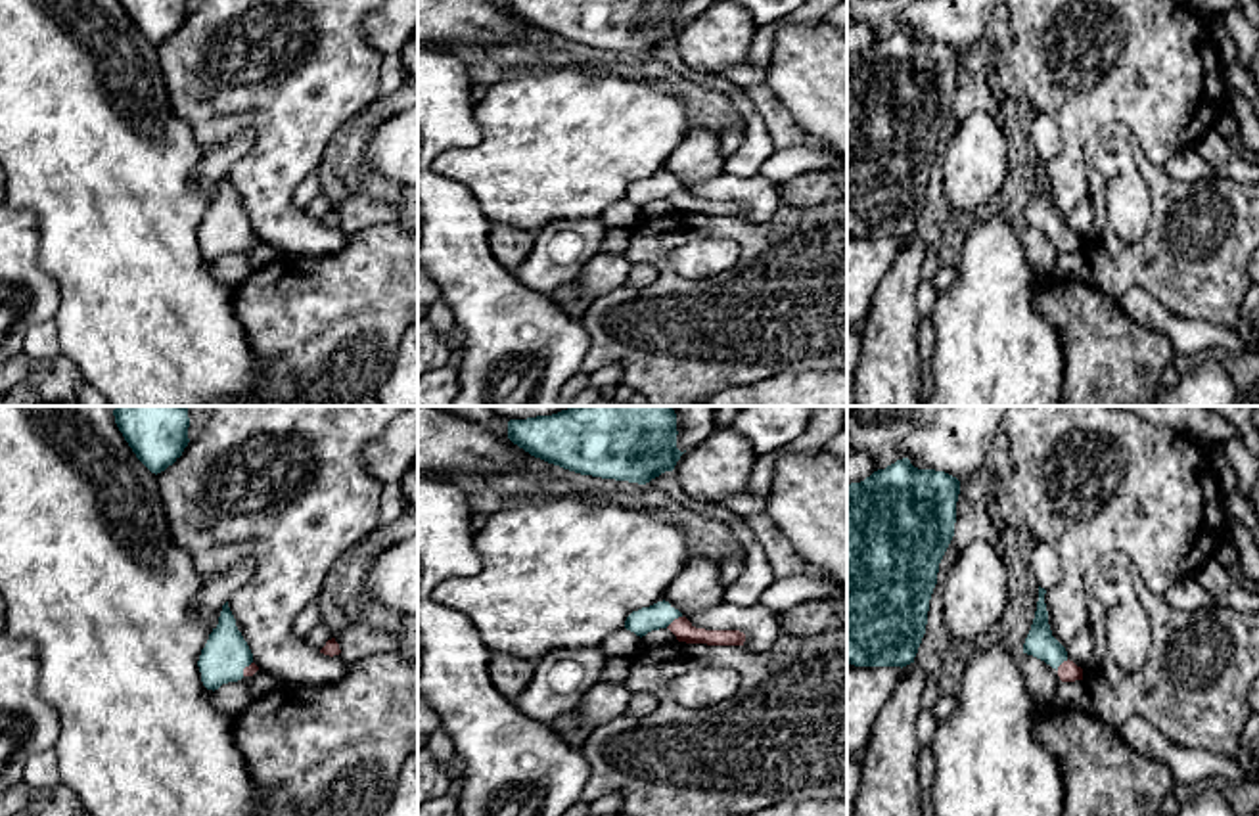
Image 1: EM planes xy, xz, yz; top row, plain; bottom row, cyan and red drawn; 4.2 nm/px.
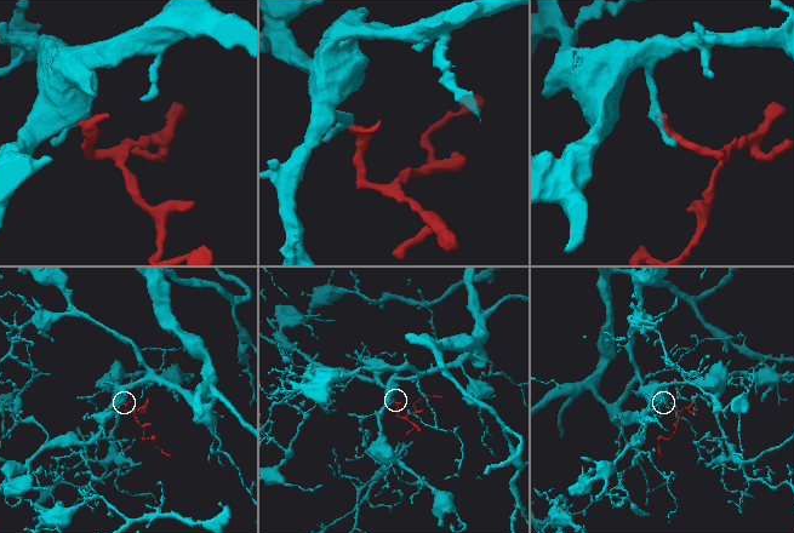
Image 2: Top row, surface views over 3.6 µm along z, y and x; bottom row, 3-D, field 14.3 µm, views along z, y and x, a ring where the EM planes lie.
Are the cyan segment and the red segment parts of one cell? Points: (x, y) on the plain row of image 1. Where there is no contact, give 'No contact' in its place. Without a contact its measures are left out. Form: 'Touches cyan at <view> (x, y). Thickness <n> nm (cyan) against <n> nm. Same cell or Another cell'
Touches cyan at xz (673, 190). Thickness 110 nm (cyan) against 90 nm. Same cell

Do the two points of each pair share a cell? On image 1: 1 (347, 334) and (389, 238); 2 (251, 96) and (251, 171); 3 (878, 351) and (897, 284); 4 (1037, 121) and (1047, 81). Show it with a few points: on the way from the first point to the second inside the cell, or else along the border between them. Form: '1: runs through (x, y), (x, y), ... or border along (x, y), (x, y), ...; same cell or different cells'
1: runs through (351, 311), (386, 276), (386, 261); same cell
2: runs through (267, 115), (267, 152); same cell
3: runs through (892, 334), (893, 301); same cell
4: border along (1033, 108), (1054, 121), (1062, 144), (1060, 152); different cells

